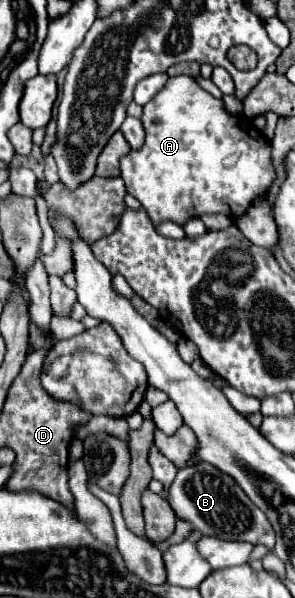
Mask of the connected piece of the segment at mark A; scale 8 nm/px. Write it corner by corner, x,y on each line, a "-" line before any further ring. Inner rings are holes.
175,76
175,80
169,80
167,86
147,106
143,106
141,122
147,132
145,144
121,158
121,178
127,194
141,202
153,224
163,220
185,224
189,218
217,212
237,218
257,196
265,194
275,180
275,170
271,166
271,144
267,138
255,126
251,128
247,118
229,114
223,100
213,98
191,76

